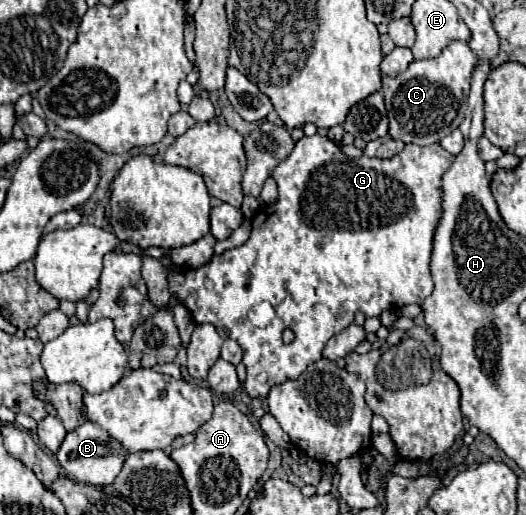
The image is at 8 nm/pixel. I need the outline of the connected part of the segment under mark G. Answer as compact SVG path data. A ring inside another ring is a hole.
M321 135L303 137L295 143L289 157L275 167L273 179L275 181L279 179L277 181L279 183L279 201L275 201L275 205L269 205L269 207L263 207L263 209L257 211L257 215L253 217L251 237L247 239L245 245L229 249L223 255L213 255L213 259L199 269L189 269L189 271L179 271L179 273L167 271L171 291L177 293L179 299L185 303L185 307L191 311L195 323L215 325L215 329L219 331L221 337L227 337L227 333L231 331L231 339L235 339L241 345L243 363L247 367L247 379L245 379L243 387L249 393L249 397L265 397L273 385L283 383L285 379L297 379L309 365L313 365L315 361L321 359L321 351L323 351L325 343L331 339L331 335L341 333L353 321L353 315L357 311L363 311L369 317L379 317L385 309L397 309L397 307L411 305L411 303L421 305L423 299L431 295L433 279L430 274L429 257L431 257L431 239L433 239L435 223L439 219L441 175L451 167L454 160L455 157L451 153L447 153L439 143L424 147L405 145L405 149L401 153L397 153L393 159L371 159L371 157L347 159L347 155L343 155L331 139L321 137ZM263 302L268 302L275 307L276 316L271 325L260 328L249 321L248 313L255 305ZM285 327L291 327L295 331L295 341L289 343L289 345L285 345L283 339L281 339L281 333L283 333Z

